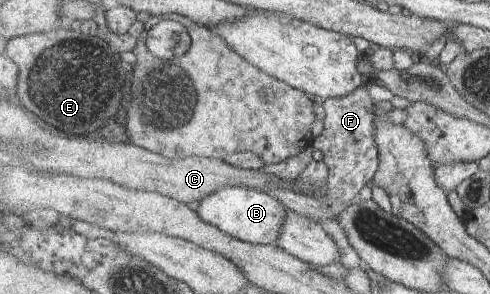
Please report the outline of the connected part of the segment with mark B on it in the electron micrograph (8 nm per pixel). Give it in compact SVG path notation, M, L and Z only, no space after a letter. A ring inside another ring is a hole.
M244 187L224 188L201 200L197 208L202 220L218 226L230 236L255 245L277 245L284 230L288 208L268 191Z

